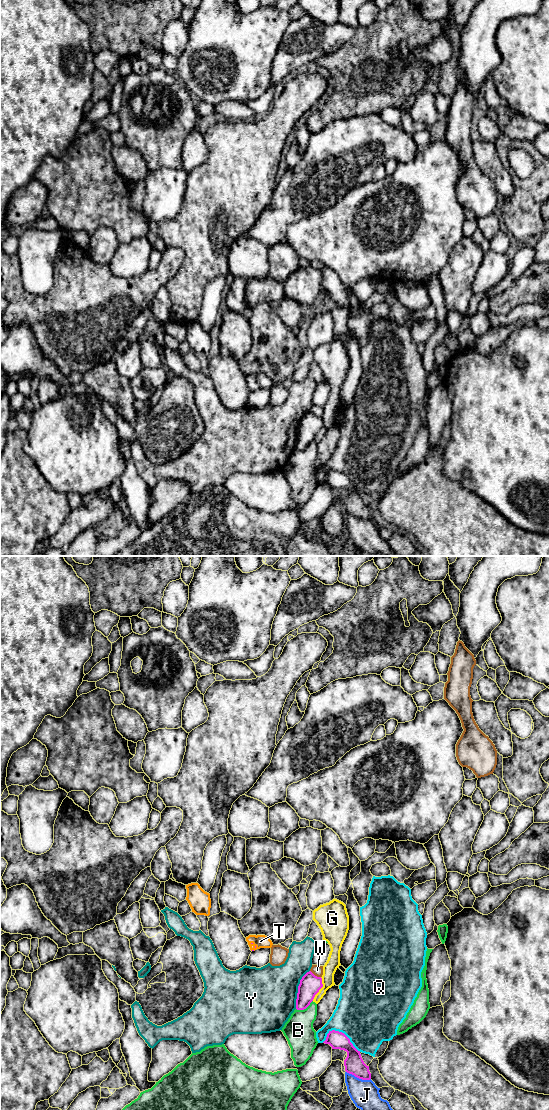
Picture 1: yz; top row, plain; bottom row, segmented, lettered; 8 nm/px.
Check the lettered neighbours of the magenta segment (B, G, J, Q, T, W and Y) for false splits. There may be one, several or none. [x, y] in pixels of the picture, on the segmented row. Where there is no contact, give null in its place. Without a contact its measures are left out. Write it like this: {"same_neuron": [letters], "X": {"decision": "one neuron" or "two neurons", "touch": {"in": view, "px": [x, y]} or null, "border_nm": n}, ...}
{"same_neuron": ["T"], "B": {"decision": "two neurons", "touch": {"in": "yz", "px": [304, 1008]}, "border_nm": 150}, "G": {"decision": "two neurons", "touch": {"in": "yz", "px": [320, 988]}, "border_nm": 200}, "J": {"decision": "two neurons", "touch": {"in": "yz", "px": [358, 1077]}, "border_nm": 220}, "Q": {"decision": "two neurons", "touch": {"in": "yz", "px": [341, 1032]}, "border_nm": 320}, "T": {"decision": "one neuron", "touch": null}, "W": {"decision": "two neurons", "touch": {"in": "yz", "px": [314, 975]}, "border_nm": 110}, "Y": {"decision": "two neurons", "touch": {"in": "yz", "px": [298, 989]}, "border_nm": 340}}

